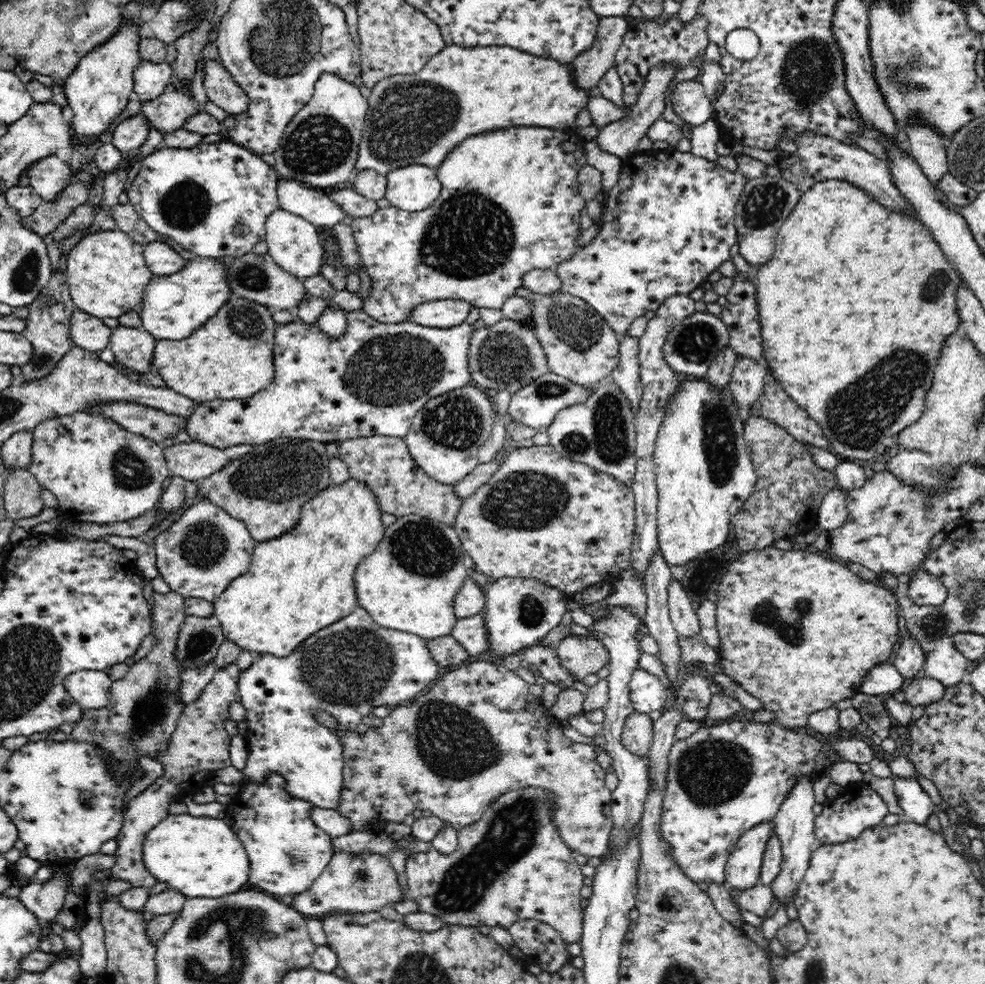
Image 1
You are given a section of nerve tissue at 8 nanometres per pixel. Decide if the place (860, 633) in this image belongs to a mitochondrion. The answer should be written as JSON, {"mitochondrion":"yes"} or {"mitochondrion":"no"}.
{"mitochondrion":"no"}

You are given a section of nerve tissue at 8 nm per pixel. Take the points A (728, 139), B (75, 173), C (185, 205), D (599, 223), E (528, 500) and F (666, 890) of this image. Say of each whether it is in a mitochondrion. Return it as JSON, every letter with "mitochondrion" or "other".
{"A":"other","B":"other","C":"mitochondrion","D":"other","E":"mitochondrion","F":"other"}

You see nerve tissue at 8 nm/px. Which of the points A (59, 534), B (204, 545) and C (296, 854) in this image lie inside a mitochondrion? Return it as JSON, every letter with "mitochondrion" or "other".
{"A":"other","B":"mitochondrion","C":"mitochondrion"}

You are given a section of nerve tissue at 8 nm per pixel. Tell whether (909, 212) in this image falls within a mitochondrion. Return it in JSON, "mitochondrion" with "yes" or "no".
{"mitochondrion":"no"}

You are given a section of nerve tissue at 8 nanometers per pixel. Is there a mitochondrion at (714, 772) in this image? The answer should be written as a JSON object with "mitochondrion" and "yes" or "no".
{"mitochondrion":"yes"}

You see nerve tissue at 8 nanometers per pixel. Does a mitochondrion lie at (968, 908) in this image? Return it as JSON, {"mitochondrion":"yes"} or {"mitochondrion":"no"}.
{"mitochondrion":"no"}

